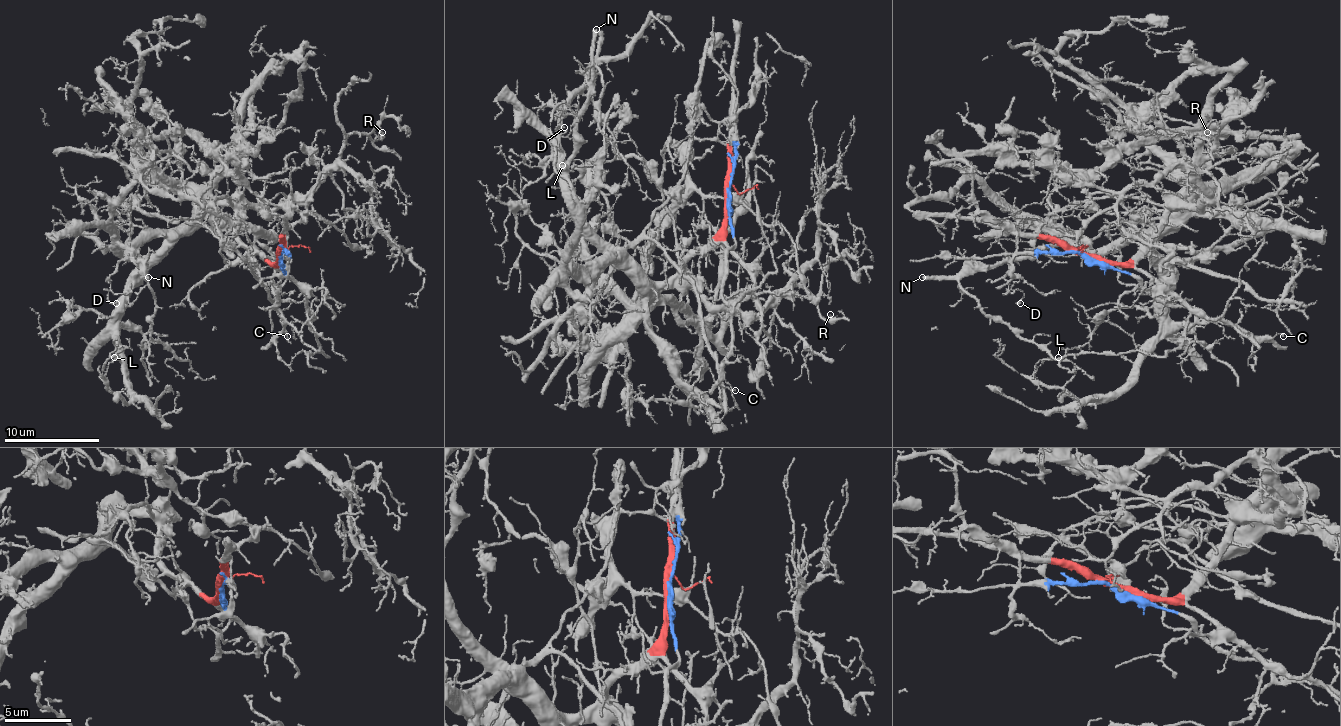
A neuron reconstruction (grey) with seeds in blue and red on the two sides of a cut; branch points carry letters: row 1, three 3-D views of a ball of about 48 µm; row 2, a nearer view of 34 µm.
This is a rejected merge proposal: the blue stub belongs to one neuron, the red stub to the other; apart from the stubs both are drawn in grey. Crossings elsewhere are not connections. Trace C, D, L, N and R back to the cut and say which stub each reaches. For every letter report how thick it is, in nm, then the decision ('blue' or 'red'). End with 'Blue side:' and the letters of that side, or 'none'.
C: 100 nm | blue
D: 150 nm | red
L: 110 nm | red
N: 320 nm | red
R: 120 nm | red
Blue side: C

